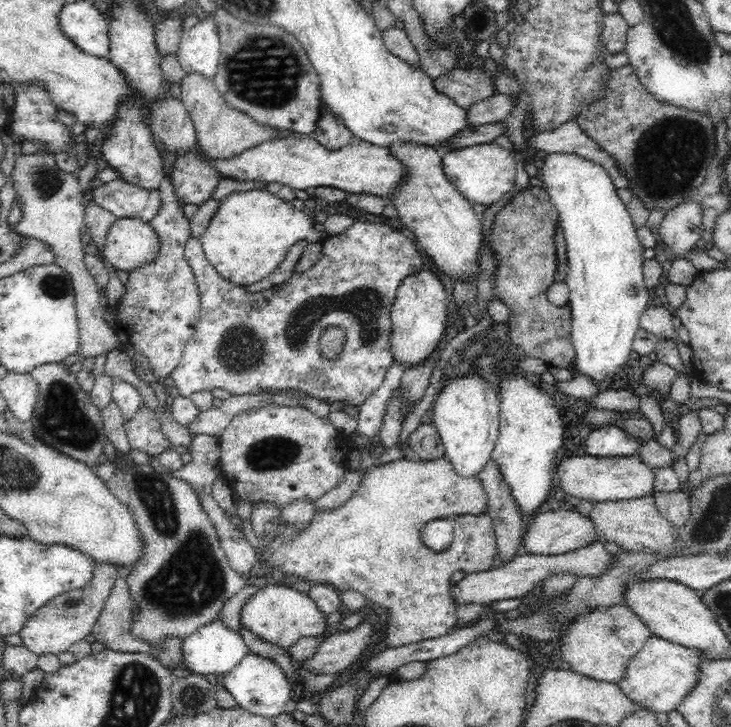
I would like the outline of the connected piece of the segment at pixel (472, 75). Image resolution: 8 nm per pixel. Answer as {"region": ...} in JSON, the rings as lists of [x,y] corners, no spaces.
{"region":[[[454,67],[446,74],[433,79],[434,88],[450,97],[460,108],[467,110],[478,100],[486,100],[496,93],[484,67],[463,69]]]}

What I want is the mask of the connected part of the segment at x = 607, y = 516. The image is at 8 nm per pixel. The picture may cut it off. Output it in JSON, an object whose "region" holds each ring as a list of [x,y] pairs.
{"region":[[[654,492],[646,494],[646,497],[594,503],[589,519],[592,521],[596,534],[599,534],[599,538],[618,544],[619,550],[625,550],[625,552],[645,550],[645,552],[654,554],[672,554],[674,552],[674,540],[678,538],[678,529],[658,511]]]}

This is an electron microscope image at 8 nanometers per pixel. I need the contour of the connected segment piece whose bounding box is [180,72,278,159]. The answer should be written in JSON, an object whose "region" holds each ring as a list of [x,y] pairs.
{"region":[[[198,72],[186,74],[181,84],[181,101],[195,128],[198,149],[208,159],[232,159],[262,142],[274,140],[278,131],[266,125],[260,125],[252,117],[229,105],[216,88],[213,79]]]}

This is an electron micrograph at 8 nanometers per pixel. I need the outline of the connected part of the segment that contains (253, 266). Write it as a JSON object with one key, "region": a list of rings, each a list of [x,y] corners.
{"region":[[[266,188],[232,192],[219,202],[208,228],[198,240],[201,242],[206,258],[212,266],[215,266],[222,278],[234,284],[248,286],[270,276],[284,260],[288,248],[298,240],[306,240],[308,243],[320,242],[321,232],[314,229],[314,223],[298,208],[296,202],[289,203],[282,200],[268,192]]]}

